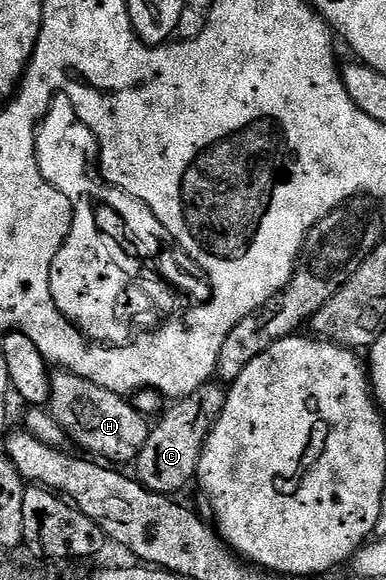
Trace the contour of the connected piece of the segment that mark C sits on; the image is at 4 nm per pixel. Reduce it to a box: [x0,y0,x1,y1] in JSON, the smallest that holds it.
[133,380,227,496]

